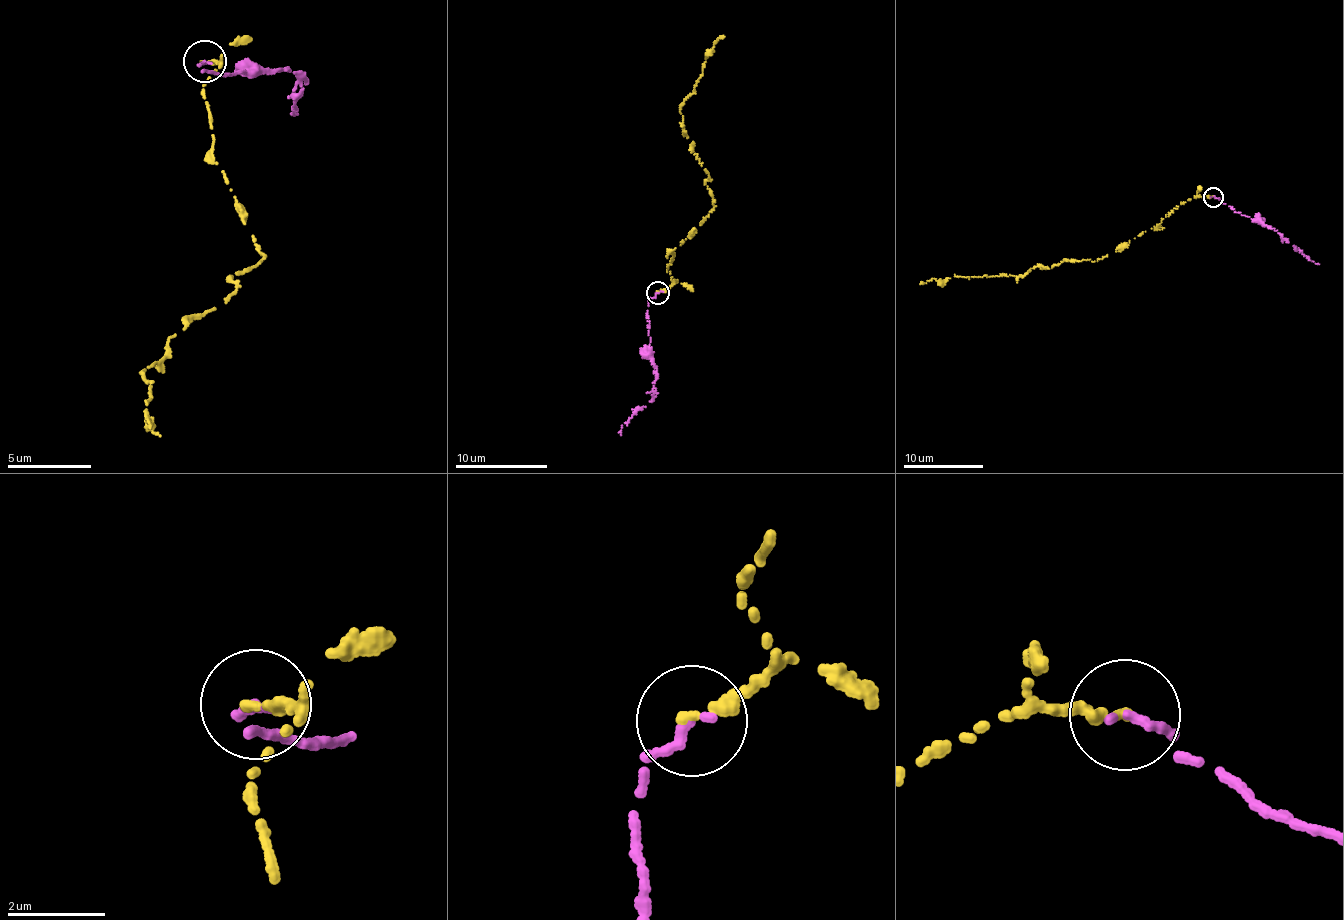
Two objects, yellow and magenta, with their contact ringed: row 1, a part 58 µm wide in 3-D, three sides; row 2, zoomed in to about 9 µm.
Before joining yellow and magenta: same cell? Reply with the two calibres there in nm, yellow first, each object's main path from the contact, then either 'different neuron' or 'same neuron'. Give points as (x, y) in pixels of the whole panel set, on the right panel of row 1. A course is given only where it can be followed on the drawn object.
calibres 220 and 220 nm; course yellow (1212, 196), (1183, 202), (1151, 228), (1092, 261), (1066, 259), (1032, 268), (1023, 275), (946, 277), (920, 284); course magenta (1214, 196), (1234, 212), (1264, 222), (1319, 264); same neuron

